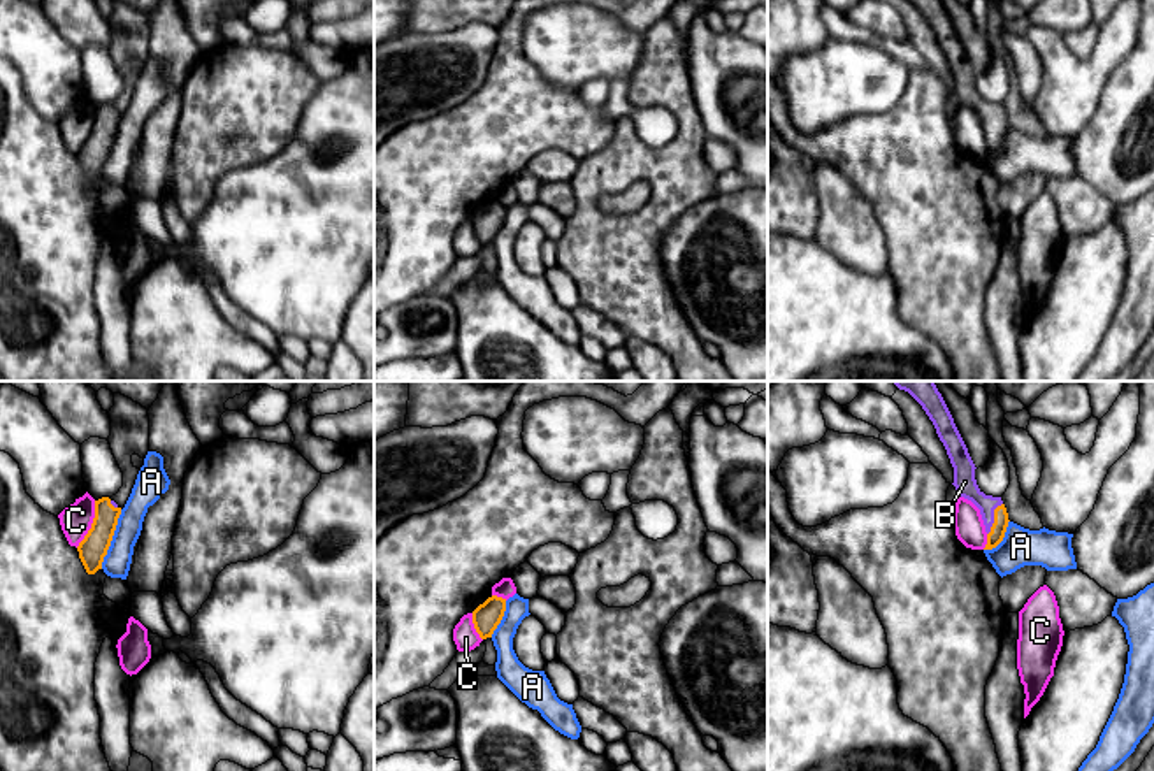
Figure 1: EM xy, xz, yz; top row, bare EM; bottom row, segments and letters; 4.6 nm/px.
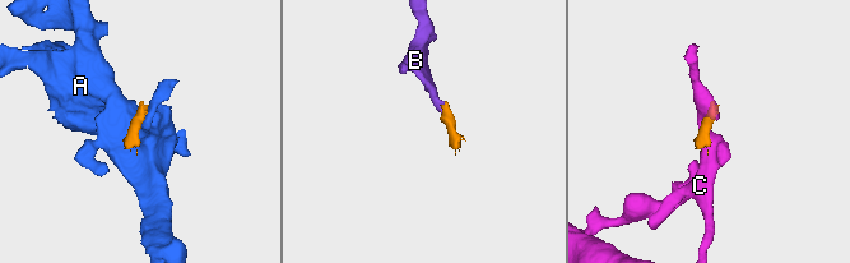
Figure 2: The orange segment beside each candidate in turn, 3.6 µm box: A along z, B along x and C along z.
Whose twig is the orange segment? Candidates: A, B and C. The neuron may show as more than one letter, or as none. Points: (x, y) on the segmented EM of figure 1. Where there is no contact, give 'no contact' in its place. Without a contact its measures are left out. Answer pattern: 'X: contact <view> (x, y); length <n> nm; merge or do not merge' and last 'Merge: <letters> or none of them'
A: contact xy (111, 540); length 280 nm; do not merge
B: contact yz (995, 518); length 170 nm; merge
C: contact xy (92, 524); length 240 nm; do not merge
Merge: B

